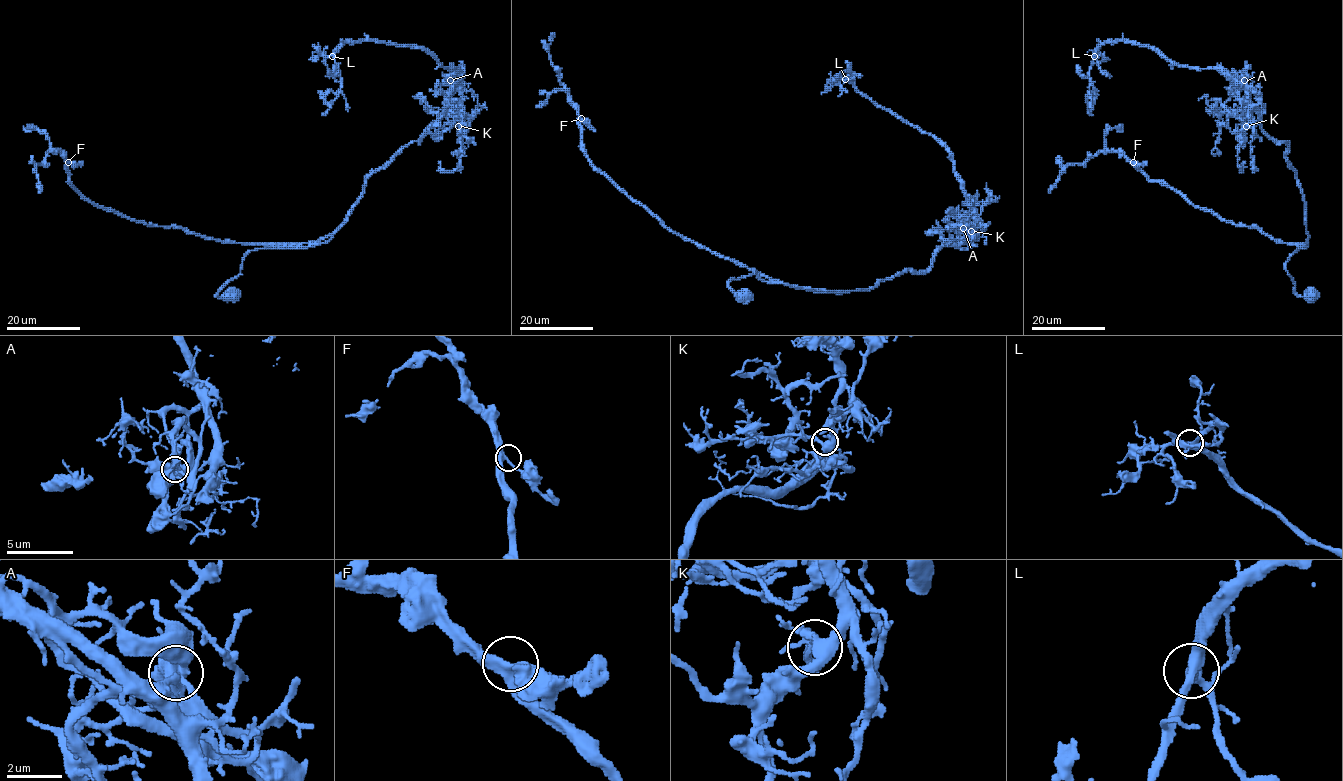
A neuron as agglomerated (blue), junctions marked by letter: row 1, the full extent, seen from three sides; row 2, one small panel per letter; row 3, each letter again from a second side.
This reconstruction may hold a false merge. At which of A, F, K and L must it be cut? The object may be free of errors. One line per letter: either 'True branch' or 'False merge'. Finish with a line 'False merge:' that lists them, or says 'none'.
A: False merge
F: True branch
K: True branch
L: True branch
False merge: A

